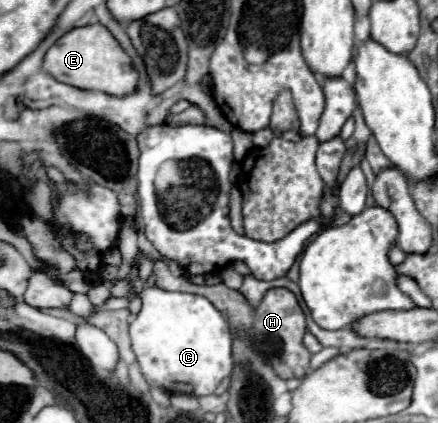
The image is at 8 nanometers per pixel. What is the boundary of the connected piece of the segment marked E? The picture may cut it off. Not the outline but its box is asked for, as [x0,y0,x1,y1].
[42,24,138,96]

